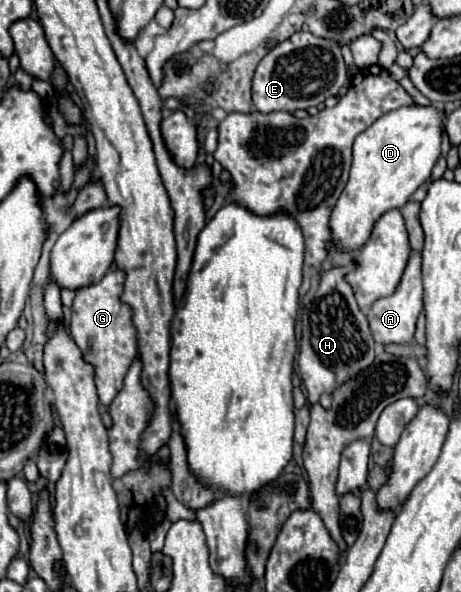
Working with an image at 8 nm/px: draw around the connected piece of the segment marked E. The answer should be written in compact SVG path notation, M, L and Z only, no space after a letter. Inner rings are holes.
M298 31L290 39L278 43L260 61L254 73L252 99L260 113L296 111L322 105L328 97L336 97L342 87L350 87L350 77L340 53L340 47L330 45L322 37L308 31Z

